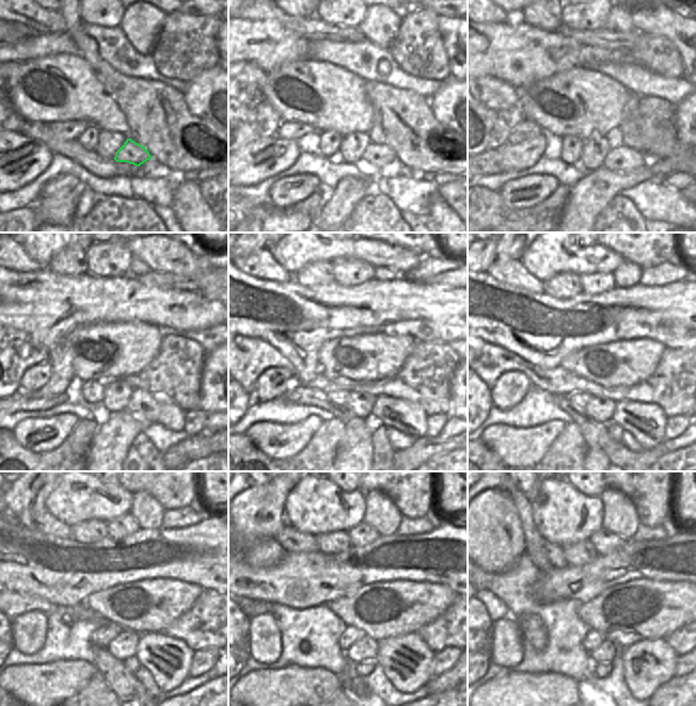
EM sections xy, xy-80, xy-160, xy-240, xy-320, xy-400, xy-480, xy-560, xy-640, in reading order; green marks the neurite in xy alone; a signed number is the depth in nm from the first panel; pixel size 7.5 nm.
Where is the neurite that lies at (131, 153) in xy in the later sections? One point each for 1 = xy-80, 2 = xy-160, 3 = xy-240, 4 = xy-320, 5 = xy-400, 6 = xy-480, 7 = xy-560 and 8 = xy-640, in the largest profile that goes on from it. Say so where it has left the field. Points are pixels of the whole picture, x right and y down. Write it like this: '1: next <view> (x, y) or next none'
1: next xy-80 (379, 156)
2: next xy-160 (619, 158)
3: next xy-240 (156, 407)
4: next xy-320 (408, 417)
5: next xy-400 (646, 421)
6: next xy-480 (169, 659)
7: next xy-560 (408, 662)
8: next xy-640 (648, 664)

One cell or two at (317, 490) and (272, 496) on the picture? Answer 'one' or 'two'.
two

